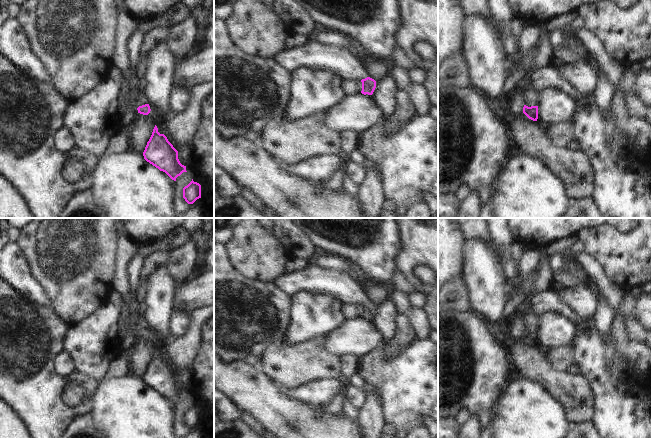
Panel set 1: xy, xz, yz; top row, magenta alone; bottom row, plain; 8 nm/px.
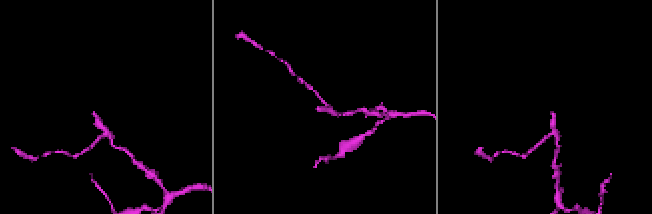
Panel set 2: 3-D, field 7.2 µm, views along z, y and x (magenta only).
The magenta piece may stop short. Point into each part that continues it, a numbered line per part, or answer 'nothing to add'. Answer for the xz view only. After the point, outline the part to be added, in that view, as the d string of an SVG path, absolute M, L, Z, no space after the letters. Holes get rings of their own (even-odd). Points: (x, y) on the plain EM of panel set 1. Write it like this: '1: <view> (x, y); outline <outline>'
1: xz (315, 279); outline M312 263L308 264L303 270L298 270L290 274L285 274L280 278L274 280L277 288L281 289L289 296L294 295L300 291L308 291L312 293L328 294L348 304L362 304L368 300L366 293L359 287L356 281L352 280L347 273L321 268L314 266Z

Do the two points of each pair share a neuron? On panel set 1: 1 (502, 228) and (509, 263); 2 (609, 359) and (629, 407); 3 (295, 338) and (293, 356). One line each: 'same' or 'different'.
1: same
2: same
3: different

